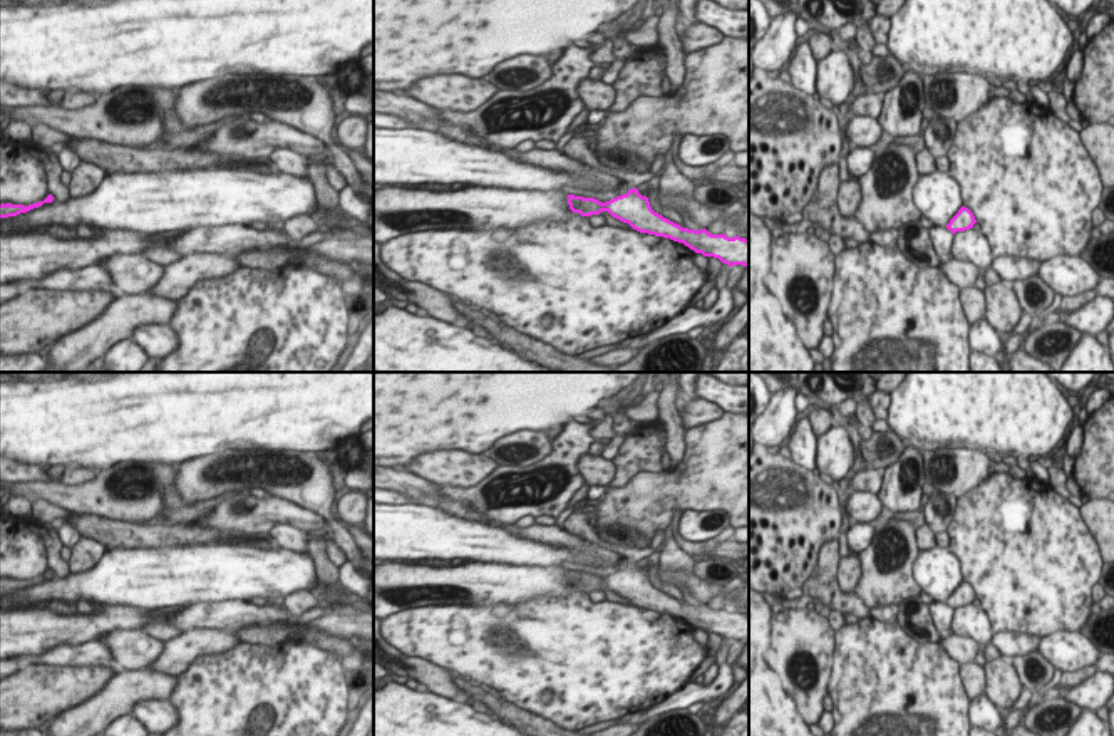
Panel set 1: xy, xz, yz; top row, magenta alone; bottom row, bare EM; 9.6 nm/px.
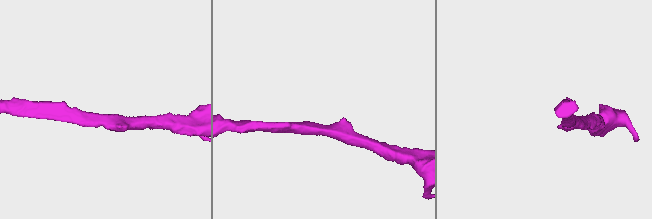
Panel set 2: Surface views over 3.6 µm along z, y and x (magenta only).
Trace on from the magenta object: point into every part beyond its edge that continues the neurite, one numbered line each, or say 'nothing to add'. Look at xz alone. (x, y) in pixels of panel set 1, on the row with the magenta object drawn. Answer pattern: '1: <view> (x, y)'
1: xz (577, 150)

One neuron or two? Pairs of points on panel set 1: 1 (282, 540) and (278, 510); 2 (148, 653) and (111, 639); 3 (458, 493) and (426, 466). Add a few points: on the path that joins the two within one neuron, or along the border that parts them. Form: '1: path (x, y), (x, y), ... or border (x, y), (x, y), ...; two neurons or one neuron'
1: border (307, 532), (290, 525), (277, 525), (268, 533); two neurons
2: path (139, 649), (133, 649), (119, 641); one neuron
3: border (486, 476), (468, 487), (434, 483); two neurons

